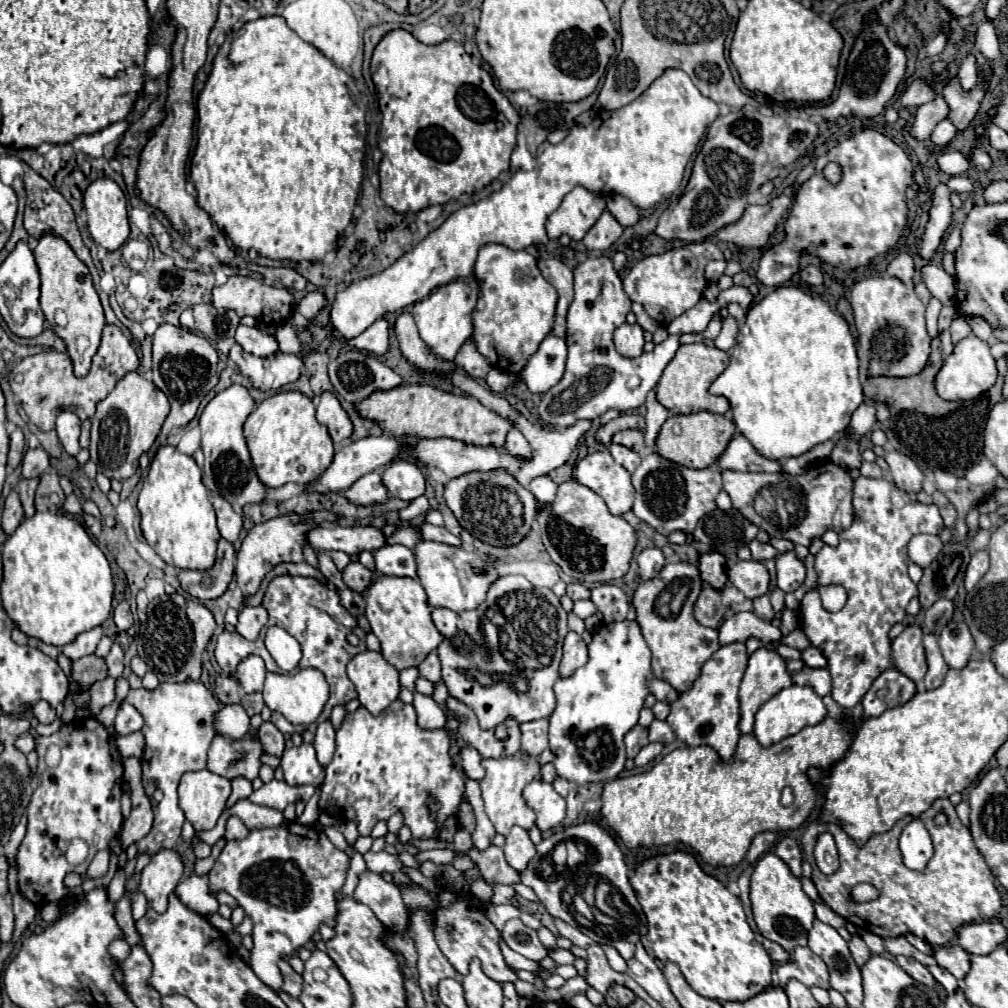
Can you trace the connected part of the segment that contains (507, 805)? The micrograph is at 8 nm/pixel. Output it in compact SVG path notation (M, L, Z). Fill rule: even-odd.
M504 756L504 758L496 758L496 760L482 760L482 766L486 770L484 780L480 782L482 800L486 806L486 814L488 814L490 822L494 824L496 832L502 836L508 836L508 830L512 830L512 826L530 830L536 824L536 814L526 806L526 802L522 798L522 790L538 774L540 762L530 756L512 756L512 758Z

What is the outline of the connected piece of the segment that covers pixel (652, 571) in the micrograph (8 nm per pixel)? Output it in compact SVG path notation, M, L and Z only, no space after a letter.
M650 546L650 548L644 548L638 556L638 566L640 566L640 576L642 580L650 580L654 578L662 566L666 564L666 558L662 554L662 550L658 546Z

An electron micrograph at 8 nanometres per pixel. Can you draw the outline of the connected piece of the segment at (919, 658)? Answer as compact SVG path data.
M906 626L906 630L892 640L892 668L904 676L920 682L926 674L926 656L922 648L920 626Z

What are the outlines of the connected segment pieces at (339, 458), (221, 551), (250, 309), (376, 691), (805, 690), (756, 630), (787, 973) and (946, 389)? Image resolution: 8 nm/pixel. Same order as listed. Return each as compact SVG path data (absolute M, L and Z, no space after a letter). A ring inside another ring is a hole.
M368 436L368 438L362 438L362 440L354 440L350 442L348 446L342 446L336 454L334 454L334 460L330 464L330 468L320 476L320 480L312 486L308 486L308 492L342 492L346 490L348 486L352 486L352 482L356 482L360 476L368 474L368 472L374 472L374 470L382 470L386 464L390 464L398 450L404 448L404 444L396 438L390 438L390 436Z
M228 540L218 542L218 556L210 570L180 570L178 578L182 582L182 588L200 600L218 598L226 592L232 576L234 576L234 564L236 564L236 550L234 544Z
M230 276L226 284L216 286L212 290L212 304L216 308L230 308L240 318L252 316L254 320L258 320L258 324L266 324L266 326L286 324L286 320L292 316L292 312L296 308L296 302L286 288L266 286L260 280L254 280L254 278L248 278L248 276Z
M362 652L348 662L348 678L356 686L360 704L372 714L382 714L400 692L398 670L380 652Z
M788 686L780 690L776 696L772 696L756 714L756 724L754 724L754 736L762 746L772 746L788 736L798 734L806 726L816 726L826 718L828 710L822 702L822 696L814 692L810 686Z
M754 612L734 614L718 628L718 633L720 646L732 644L732 642L746 642L748 638L756 638L768 644L768 642L778 642L782 636L780 628L762 620Z
M796 948L794 960L776 968L775 985L785 988L790 978L796 978L806 986L820 986L826 990L830 988L828 966L824 966L824 960L816 954L812 954L810 948Z
M970 334L968 338L958 342L954 346L952 356L948 356L944 360L942 370L936 374L936 390L938 390L938 396L944 400L974 400L980 394L984 394L986 390L990 390L994 386L996 378L998 378L996 360L990 354L988 342Z

